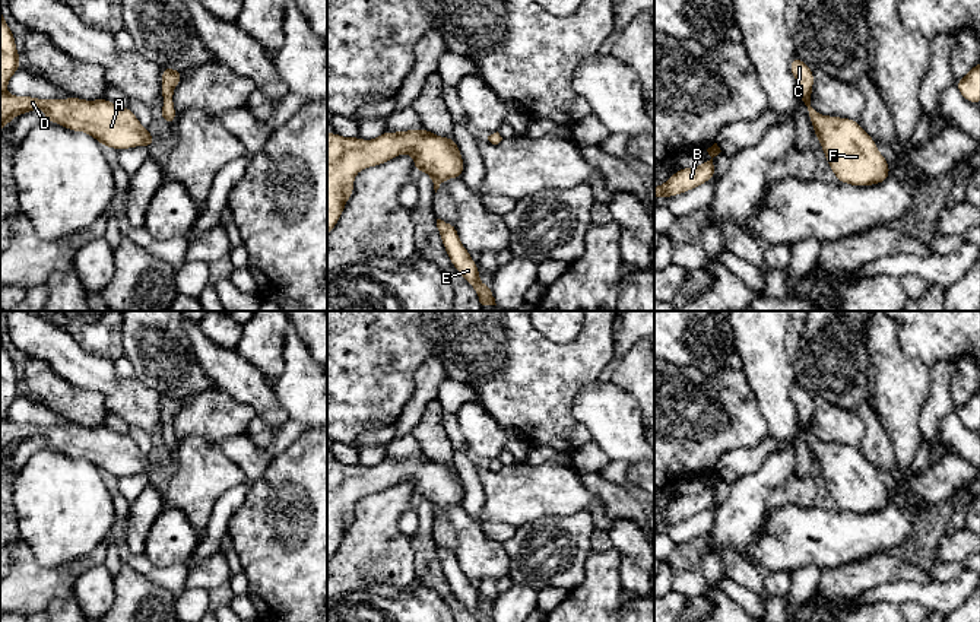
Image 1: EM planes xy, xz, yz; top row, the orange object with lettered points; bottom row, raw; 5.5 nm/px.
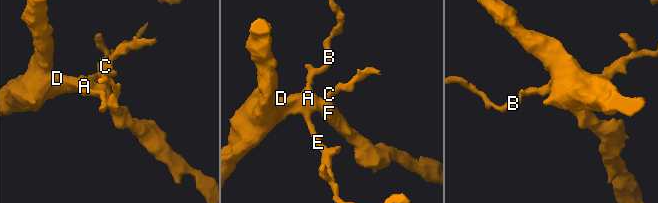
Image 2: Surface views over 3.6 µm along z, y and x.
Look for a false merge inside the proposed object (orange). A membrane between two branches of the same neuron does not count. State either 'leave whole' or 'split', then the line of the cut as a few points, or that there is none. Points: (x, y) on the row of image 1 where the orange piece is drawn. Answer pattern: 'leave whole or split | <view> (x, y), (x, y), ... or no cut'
leave whole | no cut

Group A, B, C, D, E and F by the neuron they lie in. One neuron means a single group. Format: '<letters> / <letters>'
A B C D E F

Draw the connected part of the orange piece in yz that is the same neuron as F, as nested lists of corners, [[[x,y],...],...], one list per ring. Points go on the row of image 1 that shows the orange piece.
[[[797,55],[790,61],[799,96],[821,143],[825,159],[840,183],[866,187],[889,178],[889,164],[859,121],[821,115],[812,108],[814,70]]]

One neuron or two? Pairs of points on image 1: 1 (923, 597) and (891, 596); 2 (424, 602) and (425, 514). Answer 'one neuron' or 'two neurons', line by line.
1: one neuron
2: two neurons

